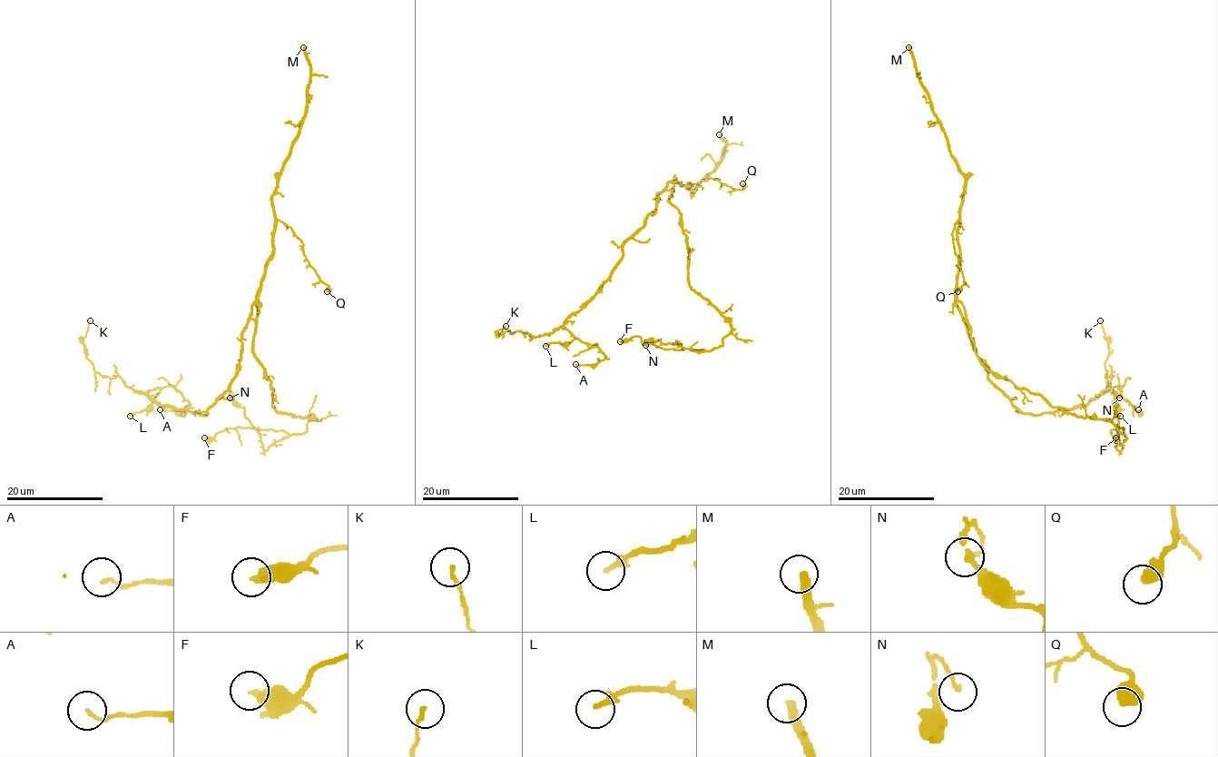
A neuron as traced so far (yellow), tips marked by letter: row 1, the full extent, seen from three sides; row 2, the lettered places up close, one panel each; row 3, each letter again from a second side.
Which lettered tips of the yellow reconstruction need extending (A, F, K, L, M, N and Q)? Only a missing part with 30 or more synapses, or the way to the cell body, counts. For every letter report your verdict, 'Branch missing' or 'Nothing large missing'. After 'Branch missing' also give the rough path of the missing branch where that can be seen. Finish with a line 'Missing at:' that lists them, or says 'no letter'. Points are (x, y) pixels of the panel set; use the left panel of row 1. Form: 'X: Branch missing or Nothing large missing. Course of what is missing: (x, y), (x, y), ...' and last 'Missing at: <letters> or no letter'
A: Nothing large missing
F: Nothing large missing
K: Nothing large missing
L: Nothing large missing
M: Branch missing
N: Nothing large missing
Q: Nothing large missing
Missing at: M

